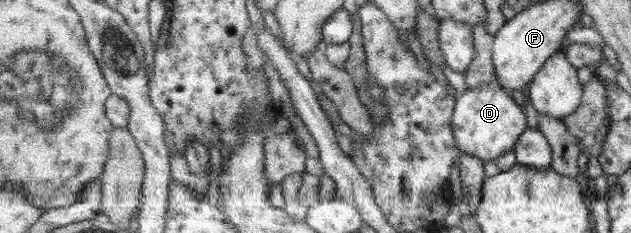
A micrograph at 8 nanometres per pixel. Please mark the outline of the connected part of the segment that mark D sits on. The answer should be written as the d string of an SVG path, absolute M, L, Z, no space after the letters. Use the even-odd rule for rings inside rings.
M492 81L473 90L466 89L457 98L453 132L463 154L490 161L498 159L507 151L513 151L519 137L534 123L532 110L523 112L520 96L509 95L497 81Z

